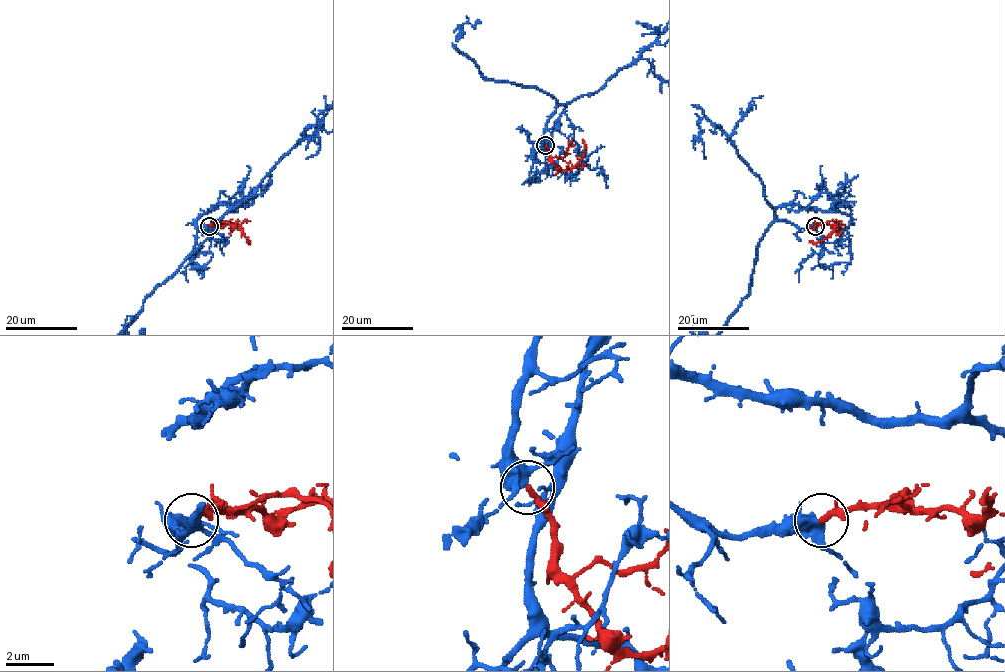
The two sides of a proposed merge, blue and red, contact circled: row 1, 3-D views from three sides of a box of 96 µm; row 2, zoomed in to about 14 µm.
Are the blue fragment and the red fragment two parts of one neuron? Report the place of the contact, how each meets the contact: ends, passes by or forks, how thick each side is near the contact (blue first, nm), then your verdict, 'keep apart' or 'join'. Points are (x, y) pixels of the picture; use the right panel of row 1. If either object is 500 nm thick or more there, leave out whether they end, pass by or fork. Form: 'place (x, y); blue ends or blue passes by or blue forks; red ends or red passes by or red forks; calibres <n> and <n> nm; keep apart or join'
place (815, 226); blue forks; red passes by; calibres 360 and 190 nm; join

